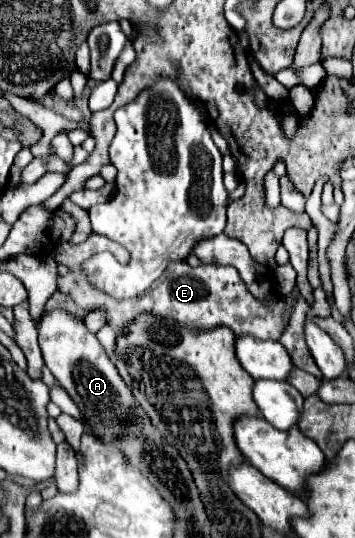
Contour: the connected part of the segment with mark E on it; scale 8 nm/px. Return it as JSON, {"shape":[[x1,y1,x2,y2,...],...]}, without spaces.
{"shape":[[95,232,89,234,89,238,81,244,69,244,69,242,57,244,55,260,69,266,69,274,57,278,57,290,71,296,73,302,85,312,105,310,107,324,117,332,123,332,123,328,133,320,137,320,137,316,141,314,151,314,155,318,169,318,189,330,211,330,217,326,227,326,237,336,255,336,259,340,279,340,281,332,287,328,283,320,285,296,279,296,277,300,273,300,273,304,265,304,265,300,253,298,253,294,245,288,243,280,239,278,239,272,231,266,201,264,197,268,191,268,187,262,169,264,165,276,161,276,161,280,141,298,133,298,125,302,111,300,109,296,89,288,87,284,83,286,83,278,79,274,81,264,97,252,111,252,119,262,127,262,127,252,125,248,121,248,121,244,113,244,113,240,105,240,105,236,97,236]]}

